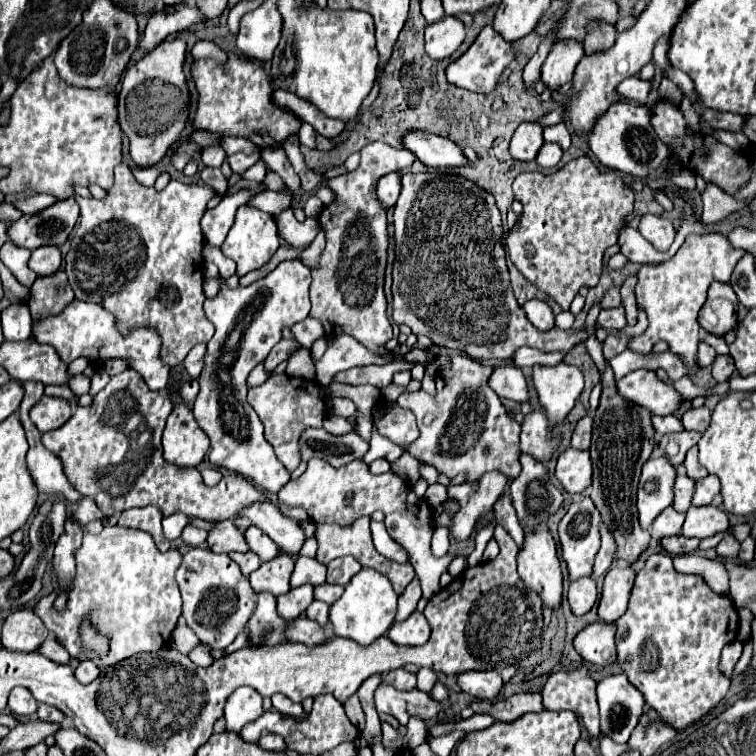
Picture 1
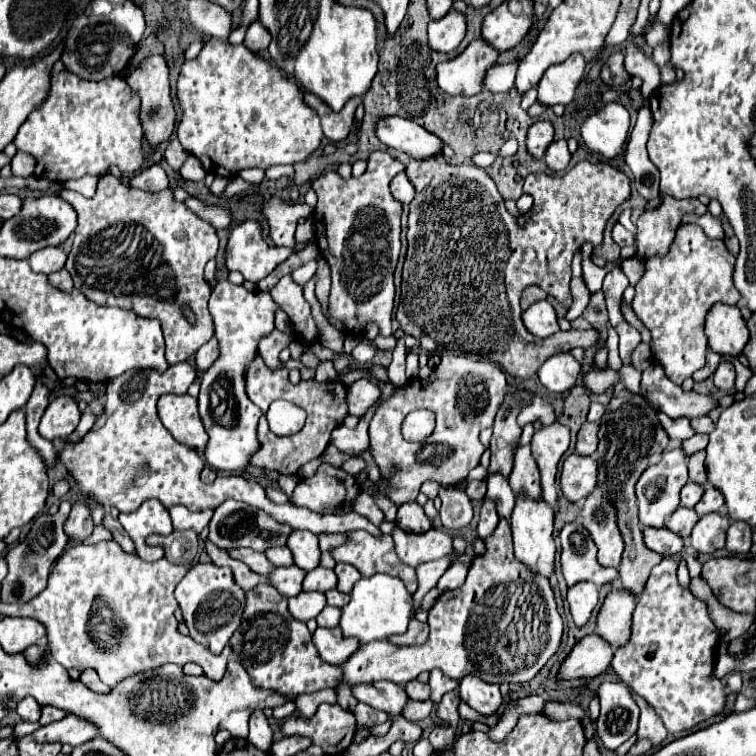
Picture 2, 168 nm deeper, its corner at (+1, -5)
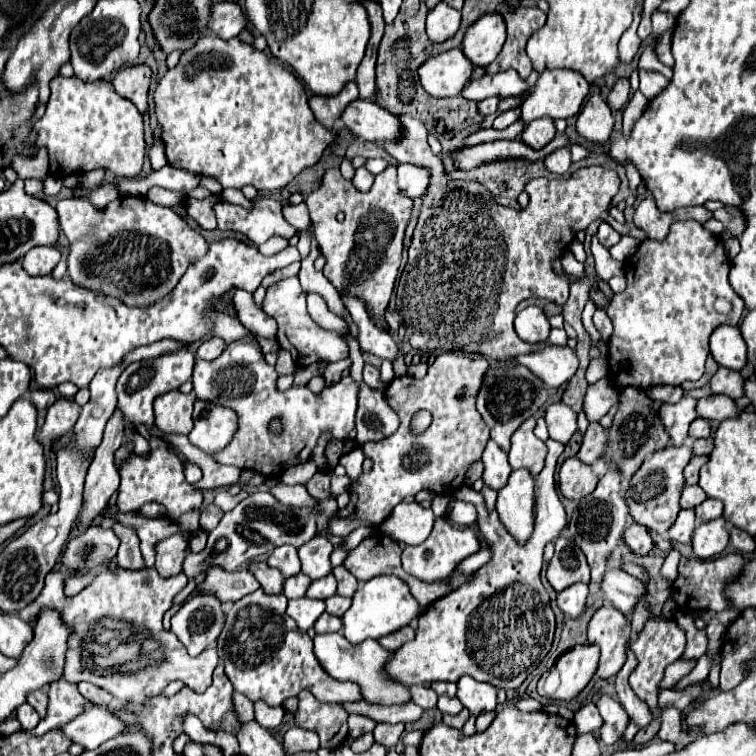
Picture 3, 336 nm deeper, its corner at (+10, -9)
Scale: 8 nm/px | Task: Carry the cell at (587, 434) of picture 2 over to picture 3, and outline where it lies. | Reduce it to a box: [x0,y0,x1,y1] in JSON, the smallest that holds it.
[578,422,608,464]

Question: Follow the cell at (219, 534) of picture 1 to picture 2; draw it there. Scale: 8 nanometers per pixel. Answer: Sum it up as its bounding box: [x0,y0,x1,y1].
[227,548,271,576]

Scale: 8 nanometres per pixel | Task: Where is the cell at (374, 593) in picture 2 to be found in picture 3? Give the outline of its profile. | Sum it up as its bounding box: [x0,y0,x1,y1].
[342,576,420,644]

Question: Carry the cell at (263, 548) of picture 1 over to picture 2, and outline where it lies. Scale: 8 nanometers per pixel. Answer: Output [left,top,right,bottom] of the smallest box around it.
[265,546,293,566]

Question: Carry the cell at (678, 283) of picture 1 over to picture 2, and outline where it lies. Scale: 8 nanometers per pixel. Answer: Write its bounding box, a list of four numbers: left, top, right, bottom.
[633,226,739,384]

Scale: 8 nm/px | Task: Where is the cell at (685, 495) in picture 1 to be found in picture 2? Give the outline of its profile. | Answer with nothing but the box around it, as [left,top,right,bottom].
[681,482,703,508]

